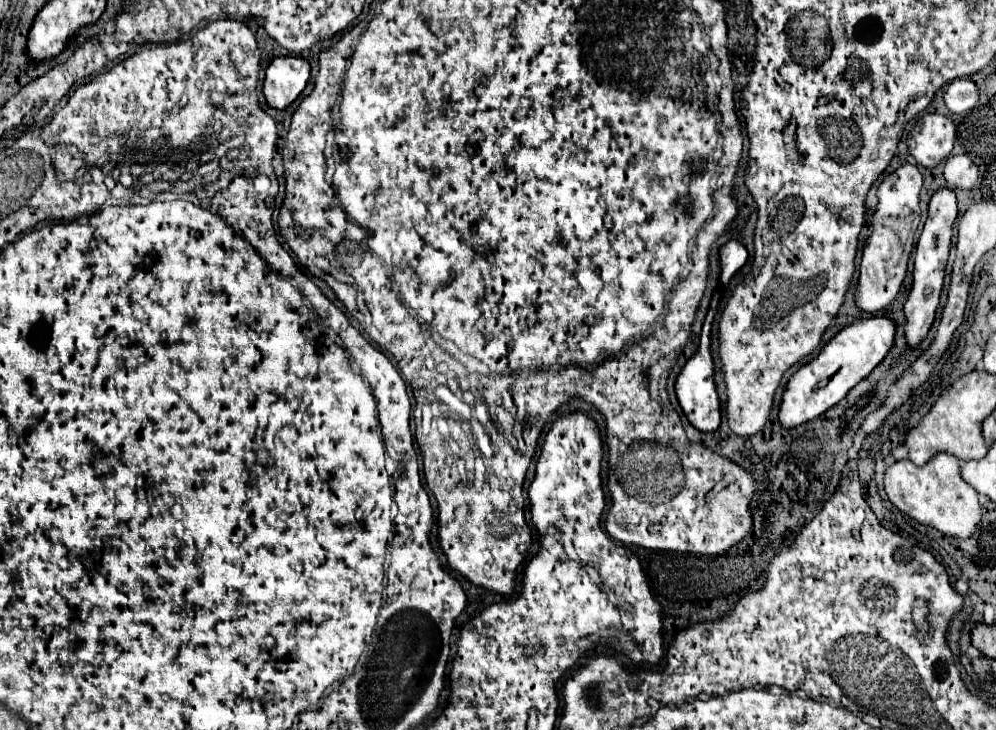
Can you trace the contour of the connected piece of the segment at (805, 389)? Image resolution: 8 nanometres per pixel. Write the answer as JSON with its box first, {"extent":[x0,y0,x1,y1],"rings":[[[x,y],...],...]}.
{"extent":[779,316,895,428],"rings":[[[889,316],[859,318],[853,324],[839,330],[809,364],[801,366],[789,378],[779,410],[781,424],[785,428],[799,426],[835,406],[839,400],[847,396],[847,392],[855,384],[859,384],[885,358],[893,342],[895,342],[895,322]]]}

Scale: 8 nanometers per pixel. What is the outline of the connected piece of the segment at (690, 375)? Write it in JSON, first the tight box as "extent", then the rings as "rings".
{"extent":[675,292,721,432],"rings":[[[715,292],[712,296],[708,313],[705,317],[702,331],[701,331],[701,344],[699,344],[699,350],[697,354],[683,366],[679,378],[677,378],[677,384],[675,384],[675,392],[677,392],[677,398],[679,398],[679,404],[685,412],[685,416],[689,418],[689,422],[701,430],[701,432],[713,432],[719,428],[721,424],[721,400],[719,400],[719,394],[717,394],[717,388],[715,388],[715,378],[713,378],[713,356],[711,356],[711,329],[712,322],[718,311],[718,305],[721,300],[721,295]]]}

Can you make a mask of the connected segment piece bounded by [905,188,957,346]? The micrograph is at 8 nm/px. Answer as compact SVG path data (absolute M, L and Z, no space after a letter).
M939 188L929 200L929 216L927 216L927 222L919 236L917 250L915 250L913 286L911 286L907 304L905 304L905 316L907 316L905 334L907 334L909 346L919 344L935 320L935 310L939 306L939 296L941 296L941 288L943 288L945 264L947 264L947 256L949 256L949 248L951 248L951 228L953 228L955 218L957 218L955 192L951 188Z

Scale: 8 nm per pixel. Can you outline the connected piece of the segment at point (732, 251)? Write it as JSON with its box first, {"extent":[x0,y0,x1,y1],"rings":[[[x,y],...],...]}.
{"extent":[721,240,749,286],"rings":[[[731,240],[721,248],[721,282],[725,286],[745,266],[747,258],[749,258],[749,254],[747,254],[745,246],[739,244],[737,240]]]}

